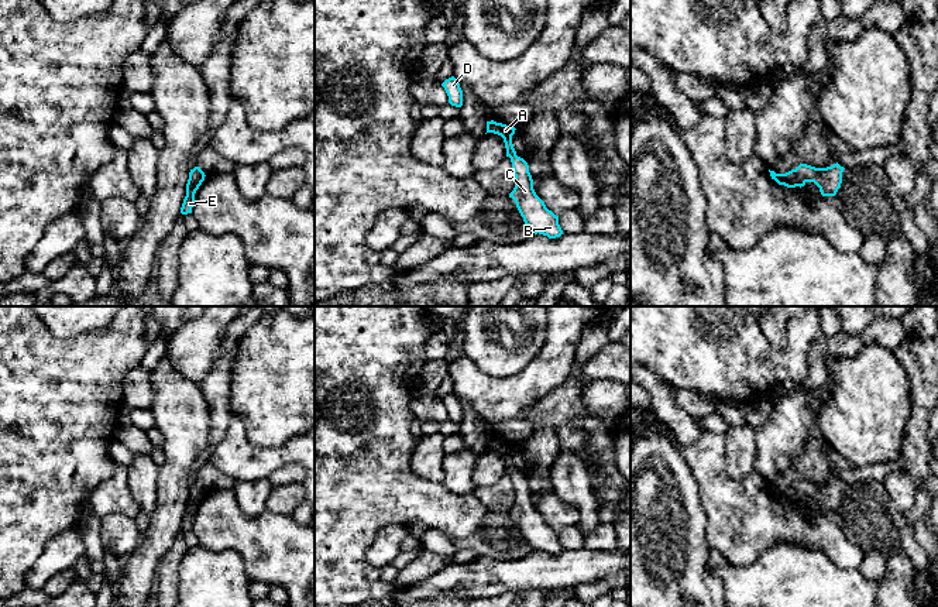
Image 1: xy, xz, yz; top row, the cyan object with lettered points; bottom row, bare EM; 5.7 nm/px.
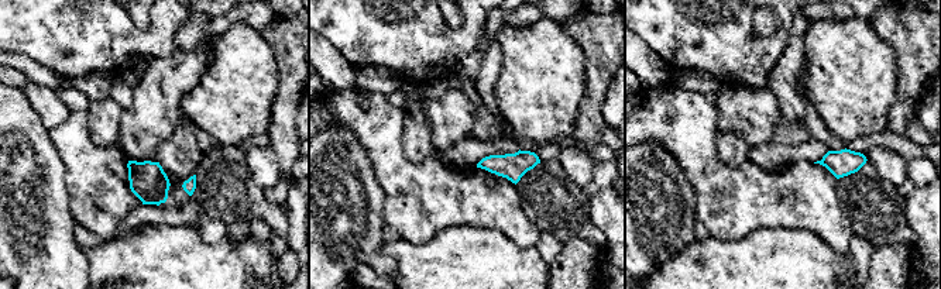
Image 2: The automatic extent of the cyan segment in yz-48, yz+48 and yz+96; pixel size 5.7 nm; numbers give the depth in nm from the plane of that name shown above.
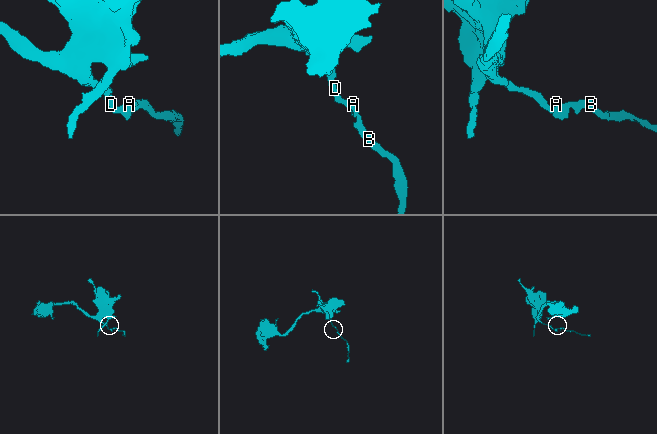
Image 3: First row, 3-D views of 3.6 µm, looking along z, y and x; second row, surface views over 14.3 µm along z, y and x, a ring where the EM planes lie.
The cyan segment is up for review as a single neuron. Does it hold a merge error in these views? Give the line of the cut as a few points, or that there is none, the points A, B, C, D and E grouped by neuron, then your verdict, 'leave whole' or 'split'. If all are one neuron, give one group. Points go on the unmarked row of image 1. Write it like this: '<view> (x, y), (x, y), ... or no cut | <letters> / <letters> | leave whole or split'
no cut | A B C D E | leave whole

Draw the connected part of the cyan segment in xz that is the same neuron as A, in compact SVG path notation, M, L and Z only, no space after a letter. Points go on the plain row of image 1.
M494 436L487 438L487 449L494 449L504 455L506 473L509 473L512 479L515 504L509 510L509 514L515 517L525 541L529 542L535 551L539 549L549 555L560 553L563 546L559 541L559 532L549 527L544 518L536 511L529 481L523 474L516 471L512 460L515 446L512 442Z

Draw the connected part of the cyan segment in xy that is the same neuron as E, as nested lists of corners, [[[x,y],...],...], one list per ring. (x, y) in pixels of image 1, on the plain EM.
[[[199,483],[190,486],[189,495],[186,500],[186,512],[181,524],[182,531],[192,529],[192,524],[195,521],[195,510],[205,497],[205,493],[206,493],[205,488]]]

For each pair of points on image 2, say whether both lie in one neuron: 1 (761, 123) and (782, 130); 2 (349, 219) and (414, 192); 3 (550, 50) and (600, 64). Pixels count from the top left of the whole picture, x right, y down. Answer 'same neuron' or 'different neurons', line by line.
1: different neurons
2: different neurons
3: different neurons

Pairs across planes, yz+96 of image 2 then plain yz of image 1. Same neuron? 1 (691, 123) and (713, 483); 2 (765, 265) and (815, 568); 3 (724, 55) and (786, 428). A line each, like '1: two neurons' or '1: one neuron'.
1: one neuron
2: one neuron
3: two neurons

